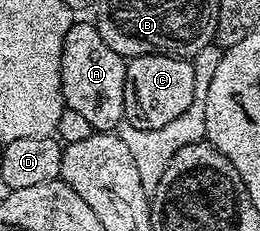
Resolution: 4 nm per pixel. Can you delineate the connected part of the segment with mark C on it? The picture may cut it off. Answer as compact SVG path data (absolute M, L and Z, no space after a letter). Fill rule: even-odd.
M148 53L130 59L125 65L124 119L139 130L159 130L167 122L175 122L179 114L191 106L195 94L193 61L172 55ZM137 112L141 116L137 116Z

